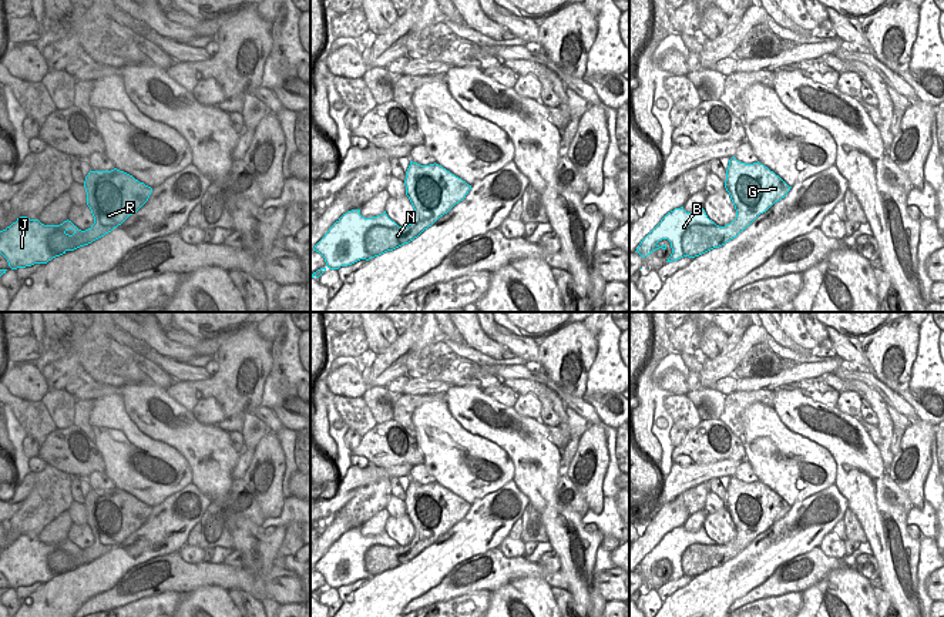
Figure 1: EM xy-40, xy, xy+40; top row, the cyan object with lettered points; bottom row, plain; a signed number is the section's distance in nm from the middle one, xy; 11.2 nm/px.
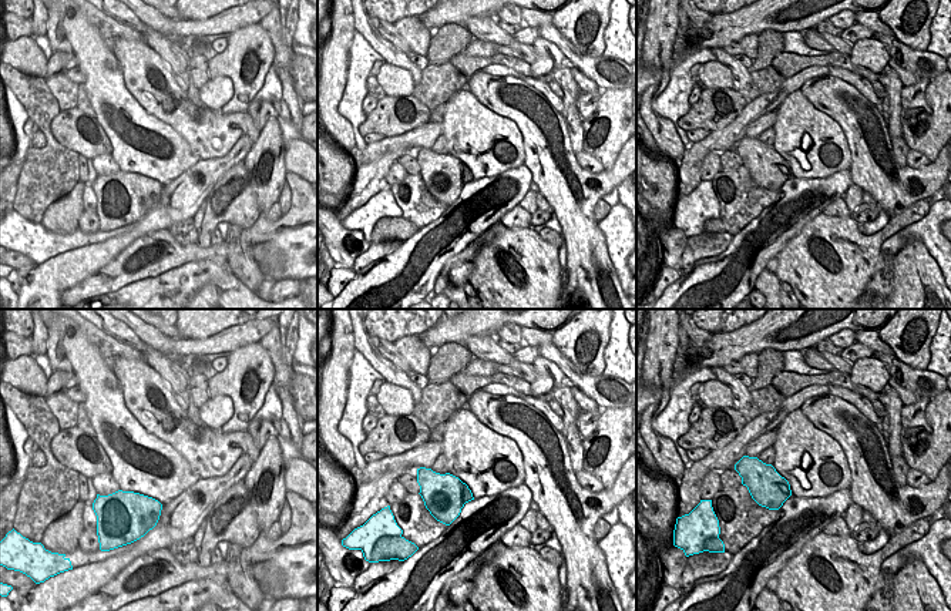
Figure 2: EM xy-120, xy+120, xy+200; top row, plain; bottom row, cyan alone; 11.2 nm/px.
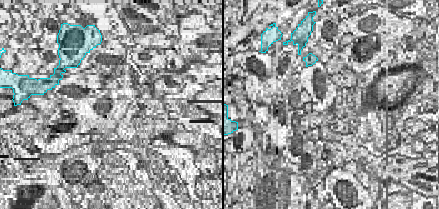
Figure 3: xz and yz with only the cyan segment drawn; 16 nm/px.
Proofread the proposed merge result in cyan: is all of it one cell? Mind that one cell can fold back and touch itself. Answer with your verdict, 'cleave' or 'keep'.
cleave

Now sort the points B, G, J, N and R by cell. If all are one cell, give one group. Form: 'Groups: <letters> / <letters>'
Groups: B J N / G R

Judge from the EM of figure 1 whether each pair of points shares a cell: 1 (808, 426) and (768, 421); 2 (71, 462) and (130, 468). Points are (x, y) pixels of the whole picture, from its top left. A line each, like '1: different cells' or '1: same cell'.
1: different cells
2: different cells

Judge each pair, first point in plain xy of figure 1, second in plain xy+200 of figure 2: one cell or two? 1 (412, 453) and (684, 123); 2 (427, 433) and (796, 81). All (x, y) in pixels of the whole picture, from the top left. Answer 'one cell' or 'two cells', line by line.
1: one cell
2: two cells

